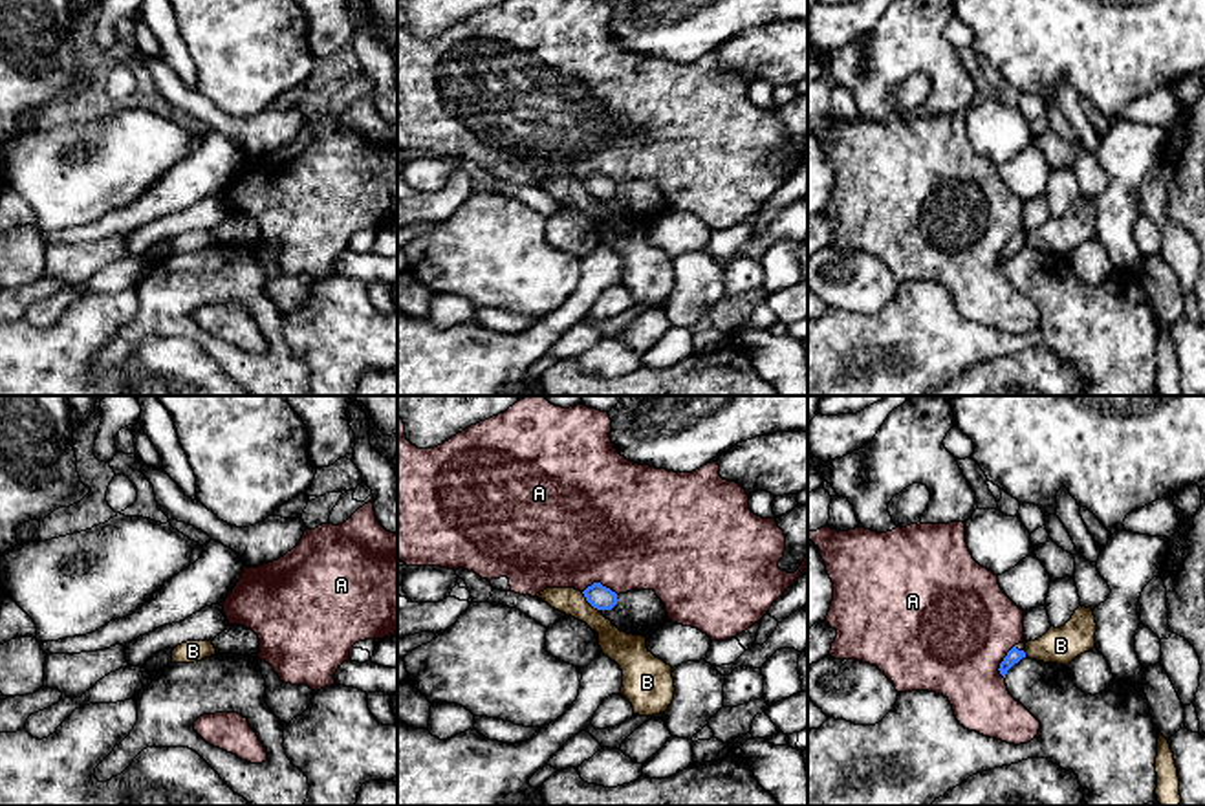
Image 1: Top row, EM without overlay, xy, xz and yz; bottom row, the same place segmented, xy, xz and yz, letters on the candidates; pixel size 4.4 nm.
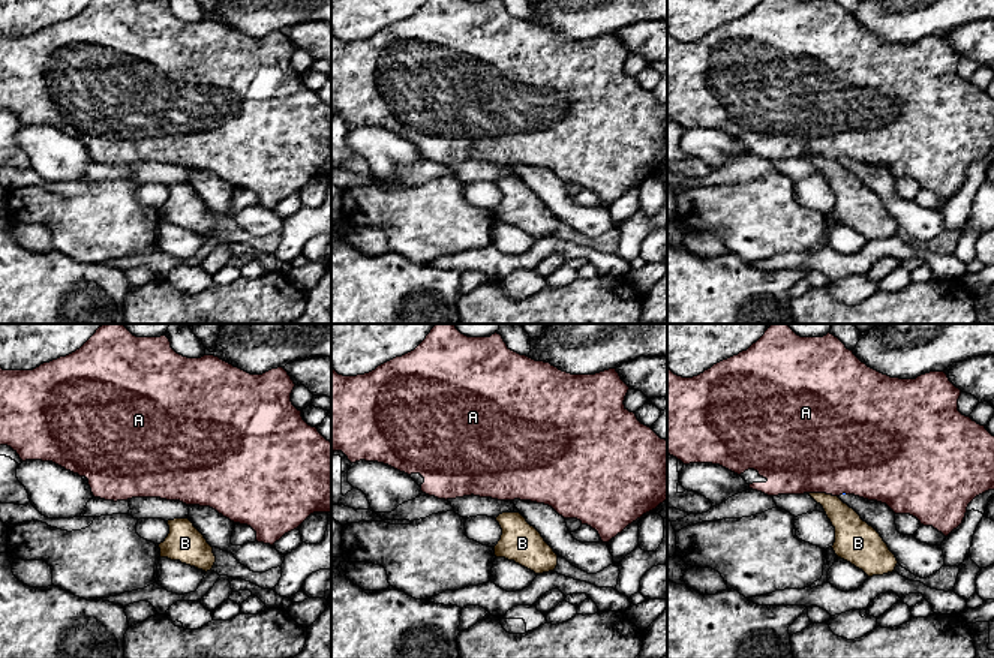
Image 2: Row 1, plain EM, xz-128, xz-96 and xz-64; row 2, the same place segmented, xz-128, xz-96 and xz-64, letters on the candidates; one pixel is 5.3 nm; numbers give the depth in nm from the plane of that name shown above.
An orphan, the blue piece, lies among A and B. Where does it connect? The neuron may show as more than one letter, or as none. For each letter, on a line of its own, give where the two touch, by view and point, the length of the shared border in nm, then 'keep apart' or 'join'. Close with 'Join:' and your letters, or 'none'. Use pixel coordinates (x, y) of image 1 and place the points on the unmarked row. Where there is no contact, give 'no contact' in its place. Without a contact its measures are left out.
A: meets blue in xz at (599, 173); contact 160 nm long; keep apart
B: meets blue in xz at (588, 191); contact 120 nm long; keep apart
Join: none

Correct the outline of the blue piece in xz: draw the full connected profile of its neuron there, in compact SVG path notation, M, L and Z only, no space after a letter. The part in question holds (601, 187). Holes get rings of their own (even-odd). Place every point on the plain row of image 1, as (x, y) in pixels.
M593 172L584 181L586 191L597 200L612 200L617 194L617 183L601 172Z

